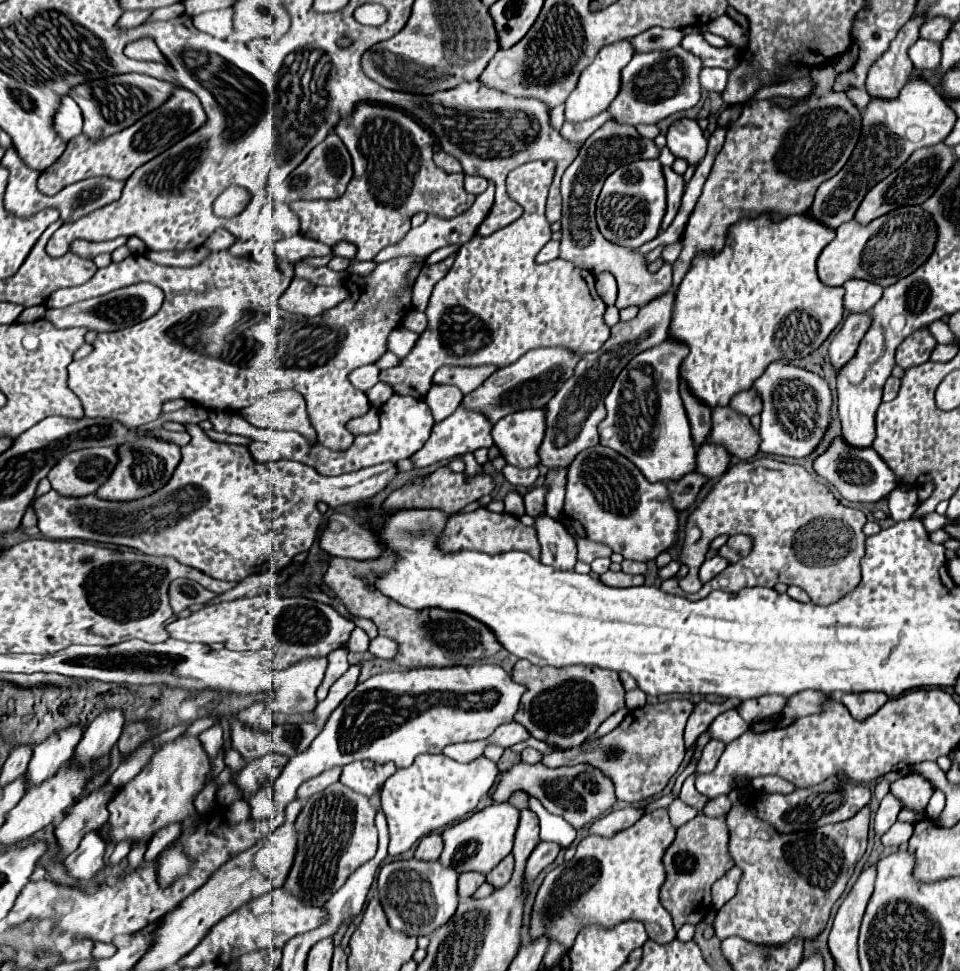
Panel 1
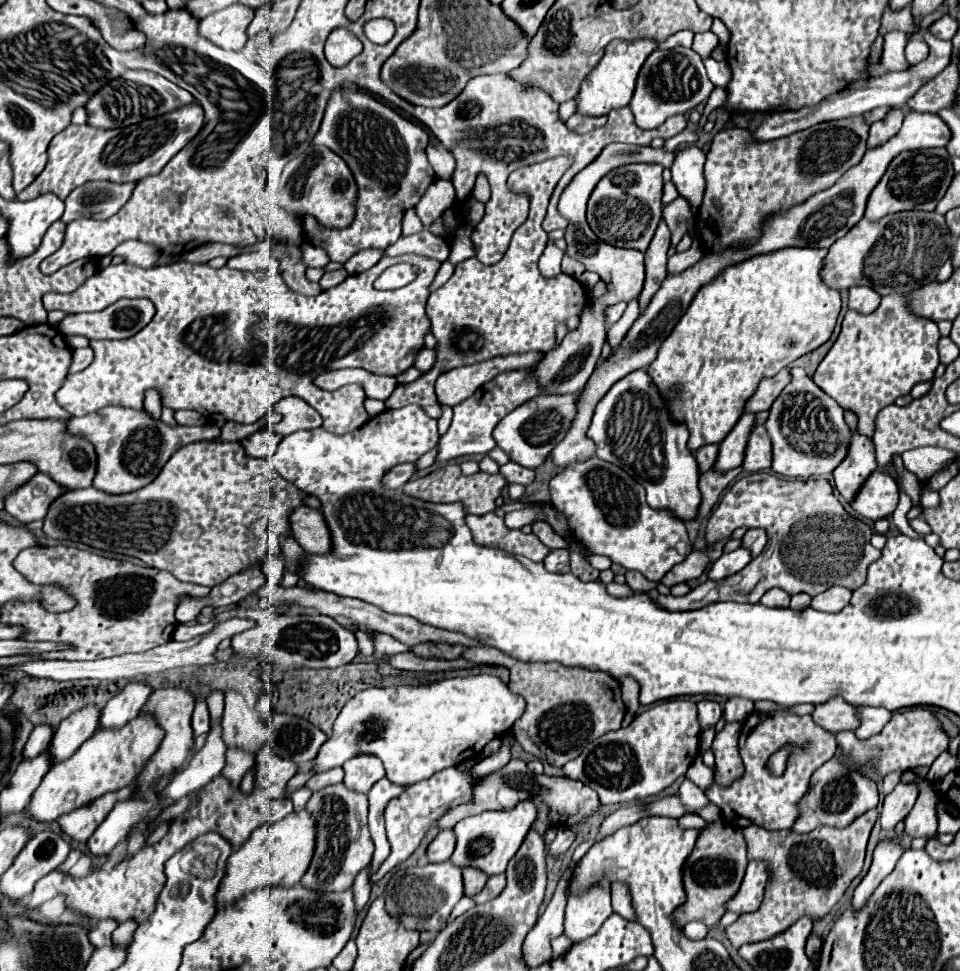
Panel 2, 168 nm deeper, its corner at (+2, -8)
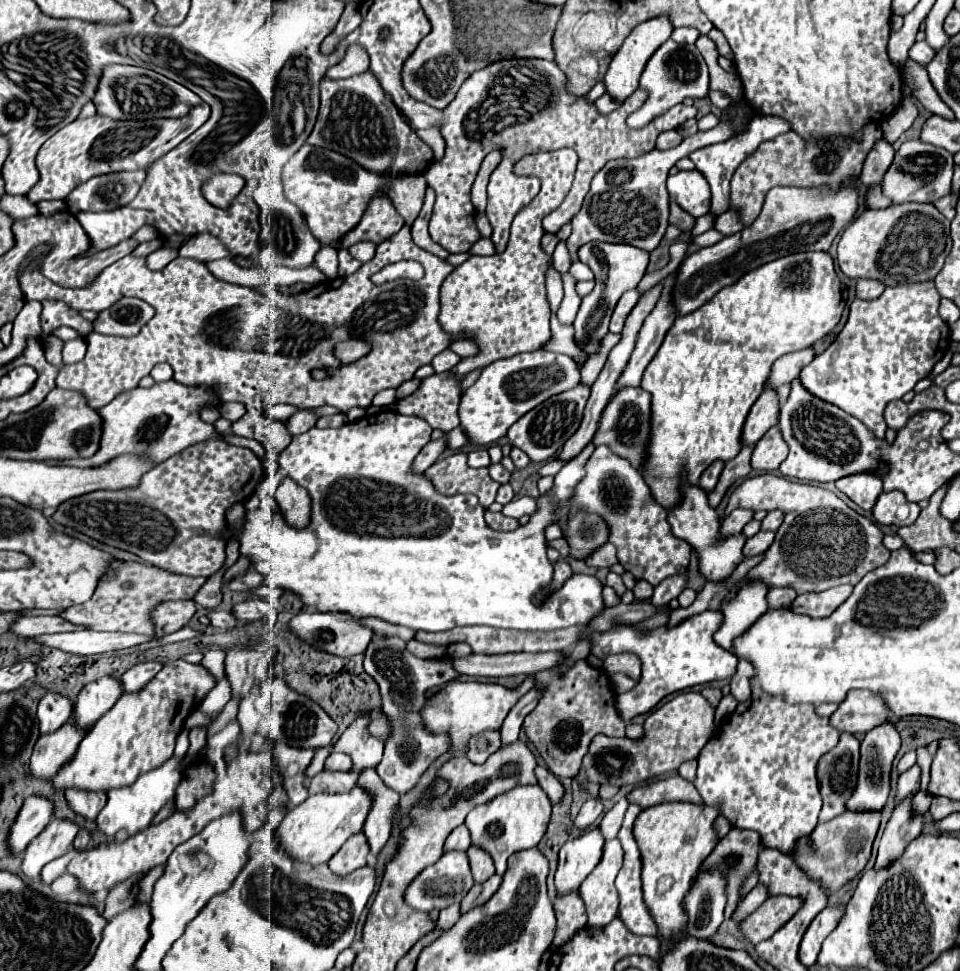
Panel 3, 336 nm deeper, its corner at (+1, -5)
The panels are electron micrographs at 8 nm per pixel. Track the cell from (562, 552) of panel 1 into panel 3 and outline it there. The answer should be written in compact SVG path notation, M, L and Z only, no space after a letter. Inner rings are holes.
M564 559L556 561L556 565L554 565L554 577L552 577L552 589L560 589L560 585L562 585L570 575L572 575L570 565L568 565Z

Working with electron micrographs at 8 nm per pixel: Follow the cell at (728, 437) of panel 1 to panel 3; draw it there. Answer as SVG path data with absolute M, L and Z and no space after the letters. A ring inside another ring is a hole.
M774 425L756 443L756 449L752 453L752 467L758 471L774 471L780 467L786 455L788 455L788 445L782 439L778 425Z

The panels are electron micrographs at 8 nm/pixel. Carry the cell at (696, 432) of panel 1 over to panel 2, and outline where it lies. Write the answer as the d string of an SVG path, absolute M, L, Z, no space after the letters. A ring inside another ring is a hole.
M707 444L707 446L699 448L699 450L695 450L695 460L697 460L701 472L711 470L711 466L713 466L713 462L717 458L717 452L719 452L719 444L711 444L711 446Z

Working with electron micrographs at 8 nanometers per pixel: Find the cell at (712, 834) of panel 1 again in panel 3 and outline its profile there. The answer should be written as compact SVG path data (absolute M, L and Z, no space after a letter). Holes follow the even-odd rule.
M732 827L732 831L718 841L716 849L702 863L702 869L720 867L726 873L728 879L726 919L734 911L734 905L738 901L738 889L742 879L756 867L760 849L762 849L760 835L756 831Z

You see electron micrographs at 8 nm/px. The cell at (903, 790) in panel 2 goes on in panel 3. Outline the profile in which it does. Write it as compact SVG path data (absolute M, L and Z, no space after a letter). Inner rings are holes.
M914 765L908 771L904 771L898 779L898 797L896 801L902 801L906 795L910 795L912 791L920 789L920 767Z

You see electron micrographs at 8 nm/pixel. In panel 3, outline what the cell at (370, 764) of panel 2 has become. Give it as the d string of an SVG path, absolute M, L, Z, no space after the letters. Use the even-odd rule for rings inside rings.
M358 717L358 719L342 733L342 737L338 739L338 743L331 744L330 749L331 753L348 753L348 755L352 757L352 761L354 761L354 771L360 773L362 769L366 769L366 767L376 767L376 765L380 763L384 745L382 745L380 737L372 737L372 733L368 733L368 717Z

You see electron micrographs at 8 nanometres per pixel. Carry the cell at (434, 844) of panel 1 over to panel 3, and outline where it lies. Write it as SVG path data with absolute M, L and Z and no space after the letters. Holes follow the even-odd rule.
M460 825L456 827L448 839L446 839L446 845L444 845L444 851L452 851L452 849L458 849L458 851L466 851L470 847L472 839L470 839L470 833L468 833L468 827L466 825Z

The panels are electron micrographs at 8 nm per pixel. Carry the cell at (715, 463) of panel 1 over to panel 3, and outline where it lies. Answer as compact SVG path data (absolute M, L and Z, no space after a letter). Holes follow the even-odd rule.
M764 389L764 393L758 397L758 401L752 405L750 415L746 419L744 431L742 431L742 441L744 445L754 445L760 441L760 437L778 423L778 391L776 389Z

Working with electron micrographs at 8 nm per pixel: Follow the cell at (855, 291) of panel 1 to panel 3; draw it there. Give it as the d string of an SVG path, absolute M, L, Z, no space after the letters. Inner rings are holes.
M858 279L856 285L856 297L858 299L874 299L884 293L886 285L882 281L872 281L872 279Z

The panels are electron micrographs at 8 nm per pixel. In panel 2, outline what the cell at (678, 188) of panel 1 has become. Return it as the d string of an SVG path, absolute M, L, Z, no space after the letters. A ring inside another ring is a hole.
M661 220L647 252L645 252L645 268L647 268L647 276L645 276L645 286L643 292L639 296L639 308L643 310L649 300L653 298L653 294L659 290L663 278L667 276L665 272L665 264L667 264L667 250L669 250L669 238L671 232L665 224L665 220Z

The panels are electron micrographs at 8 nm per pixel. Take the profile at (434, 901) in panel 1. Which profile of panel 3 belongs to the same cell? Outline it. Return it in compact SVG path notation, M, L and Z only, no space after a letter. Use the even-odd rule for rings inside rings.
M446 851L436 865L430 865L428 869L424 869L414 881L412 885L406 889L406 901L418 909L418 911L432 911L432 909L444 909L452 903L460 903L462 897L470 891L470 887L474 885L472 873L470 873L470 865L468 865L468 855L464 851Z

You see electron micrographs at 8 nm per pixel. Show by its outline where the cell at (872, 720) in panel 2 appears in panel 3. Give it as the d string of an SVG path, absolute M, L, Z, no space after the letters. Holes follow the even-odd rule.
M886 723L880 725L872 731L866 733L862 745L860 745L860 769L858 769L858 783L856 789L852 793L852 797L848 799L848 809L846 811L856 811L856 813L864 813L864 811L878 811L882 813L888 795L890 795L890 773L892 773L892 761L896 757L900 749L900 735L894 729L894 725Z

